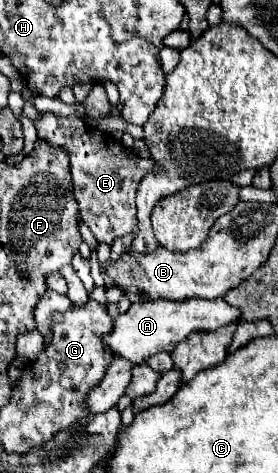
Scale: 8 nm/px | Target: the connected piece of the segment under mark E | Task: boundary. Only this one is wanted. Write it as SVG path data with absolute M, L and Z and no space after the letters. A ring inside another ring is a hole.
M51 112L43 114L35 122L37 134L51 144L57 144L69 152L71 174L73 174L73 194L79 204L79 218L91 228L97 242L111 244L117 236L125 236L137 230L135 216L135 192L141 176L149 168L149 160L129 152L125 146L107 138L95 128L89 128L77 116L55 116Z

